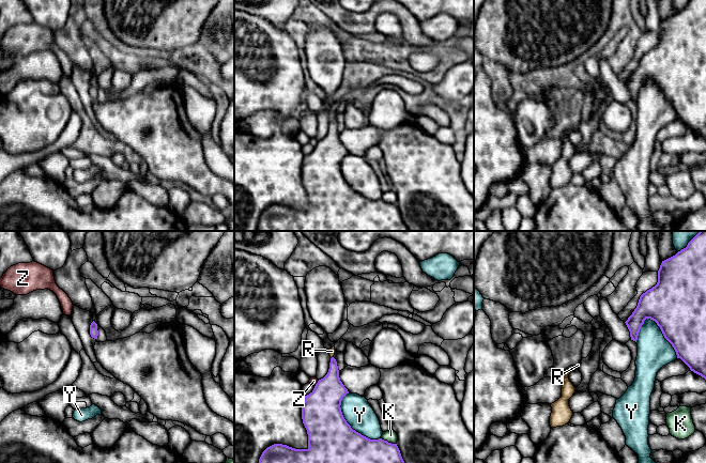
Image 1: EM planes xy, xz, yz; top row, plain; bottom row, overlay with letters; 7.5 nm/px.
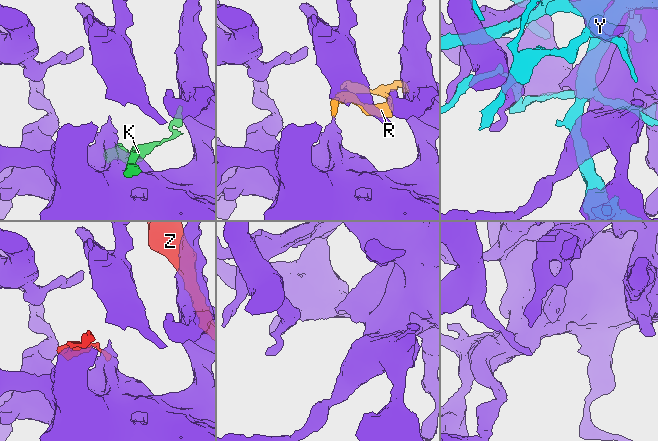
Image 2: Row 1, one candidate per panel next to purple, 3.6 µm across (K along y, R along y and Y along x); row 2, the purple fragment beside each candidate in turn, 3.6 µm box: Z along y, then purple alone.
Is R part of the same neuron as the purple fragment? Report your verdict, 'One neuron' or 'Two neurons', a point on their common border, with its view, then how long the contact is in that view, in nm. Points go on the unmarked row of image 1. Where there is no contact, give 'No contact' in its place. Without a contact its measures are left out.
One neuron. Touches purple at xz (332, 118). Shared border 30 nm

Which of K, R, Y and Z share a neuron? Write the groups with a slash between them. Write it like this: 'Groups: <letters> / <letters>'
Groups: K / R / Y / Z

